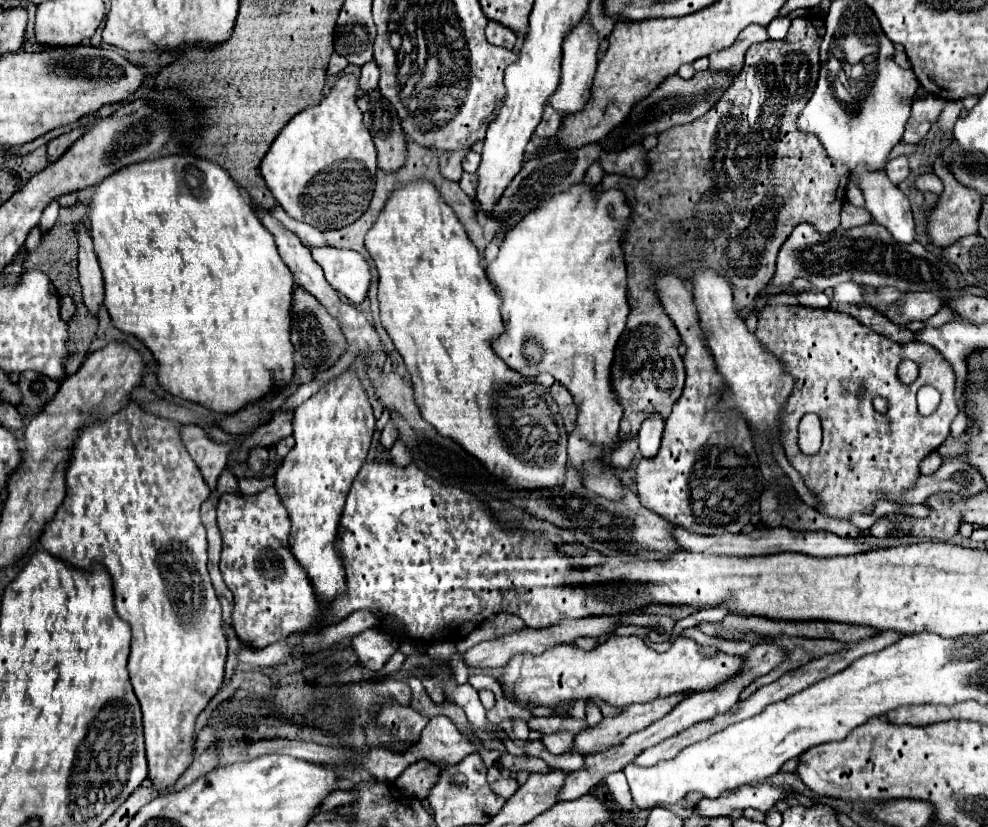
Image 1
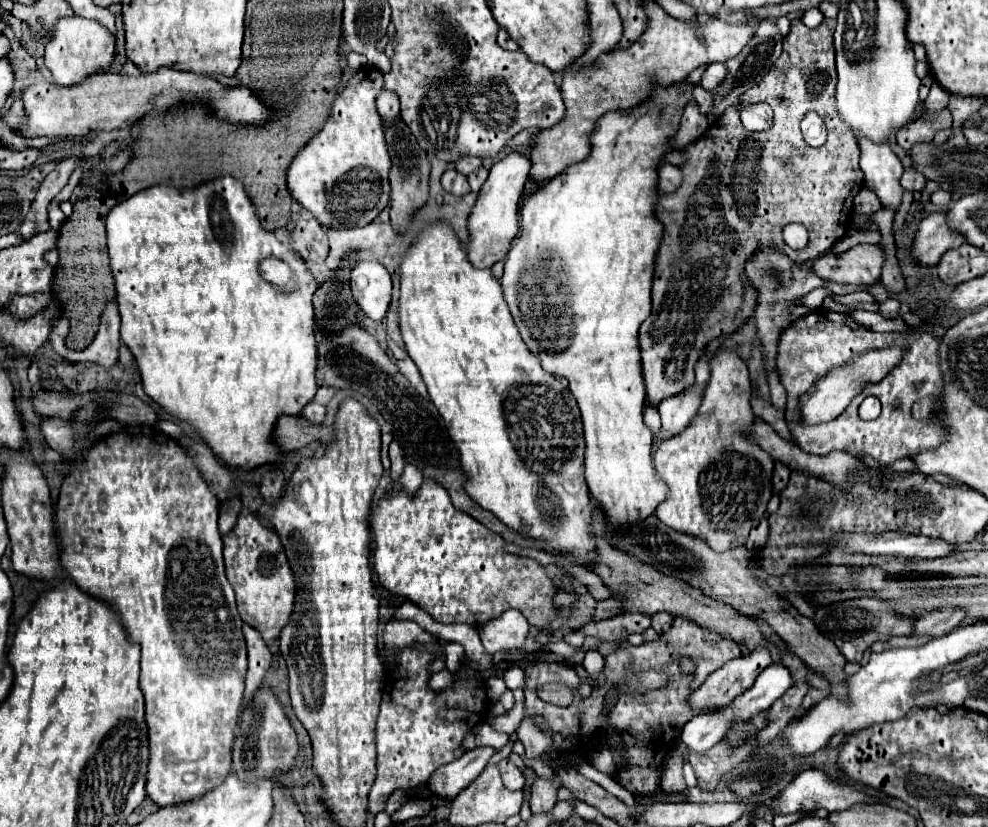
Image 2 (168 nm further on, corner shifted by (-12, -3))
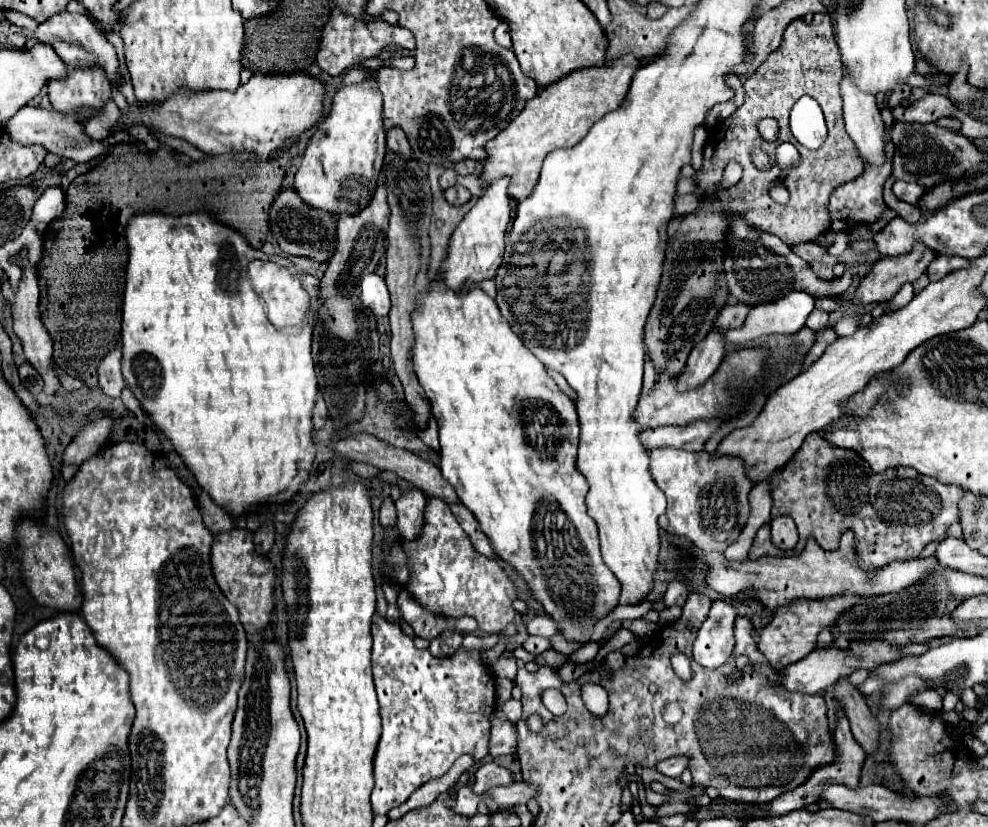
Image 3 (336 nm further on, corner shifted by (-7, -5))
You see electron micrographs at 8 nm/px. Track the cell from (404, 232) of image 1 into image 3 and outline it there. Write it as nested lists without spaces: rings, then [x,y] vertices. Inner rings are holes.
[[[433,281],[431,287],[433,289],[429,289],[427,293],[423,293],[419,297],[421,305],[413,313],[413,327],[415,327],[415,349],[413,349],[415,357],[413,357],[413,363],[415,363],[415,373],[419,377],[419,383],[425,389],[427,399],[431,401],[433,417],[437,419],[437,425],[439,425],[439,441],[441,441],[441,451],[439,451],[441,463],[439,463],[439,467],[441,467],[441,473],[455,487],[459,501],[475,515],[481,531],[487,535],[487,539],[489,539],[493,551],[497,553],[497,557],[507,561],[525,579],[533,599],[539,601],[543,605],[545,613],[557,623],[559,633],[567,641],[589,643],[595,623],[599,619],[607,617],[619,605],[621,585],[619,585],[617,577],[611,573],[611,569],[601,559],[597,525],[587,515],[585,495],[587,495],[589,487],[587,487],[585,477],[579,473],[579,469],[575,465],[577,441],[579,441],[579,421],[577,421],[575,403],[555,385],[555,381],[547,375],[543,363],[535,355],[529,353],[529,349],[523,345],[523,341],[507,325],[507,321],[503,321],[497,303],[491,297],[487,297],[479,287],[469,289],[465,295],[455,295],[455,293],[447,291],[439,281]]]

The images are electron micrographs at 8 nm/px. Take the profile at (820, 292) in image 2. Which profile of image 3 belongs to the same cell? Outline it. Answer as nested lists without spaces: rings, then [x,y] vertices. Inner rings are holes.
[[[739,303],[737,305],[725,305],[715,319],[715,327],[719,329],[734,329],[743,326],[751,306]]]

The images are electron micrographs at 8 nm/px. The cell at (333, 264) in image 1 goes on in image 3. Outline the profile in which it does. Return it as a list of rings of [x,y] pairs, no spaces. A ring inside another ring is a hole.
[[[377,273],[365,275],[361,281],[361,301],[367,305],[377,317],[385,317],[391,311],[391,297],[387,295],[385,279]]]

